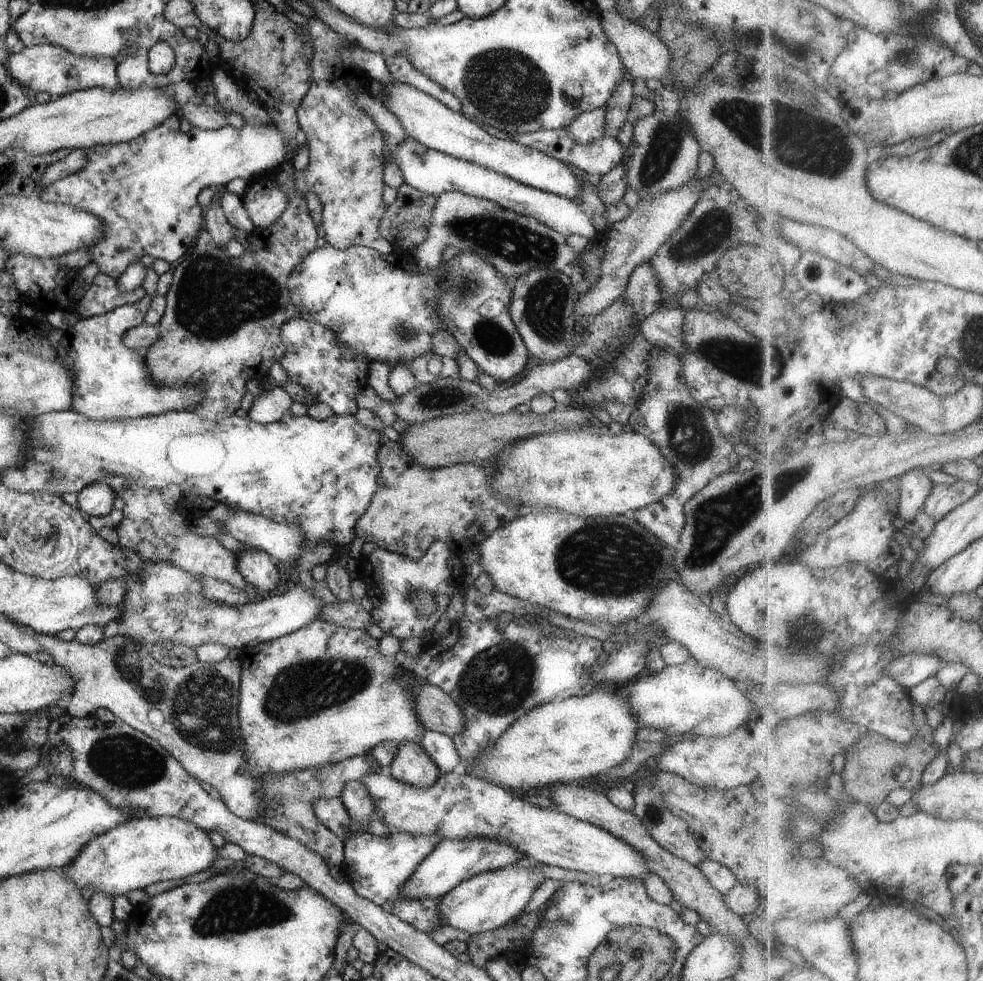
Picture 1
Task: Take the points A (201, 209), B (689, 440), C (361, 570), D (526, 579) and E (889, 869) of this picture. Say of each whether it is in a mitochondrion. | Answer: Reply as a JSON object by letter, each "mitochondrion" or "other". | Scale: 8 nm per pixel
{"A":"other","B":"mitochondrion","C":"other","D":"other","E":"other"}

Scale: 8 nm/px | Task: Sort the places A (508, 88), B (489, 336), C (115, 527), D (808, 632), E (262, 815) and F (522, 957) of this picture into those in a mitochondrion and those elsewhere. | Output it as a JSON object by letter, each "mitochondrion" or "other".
{"A":"mitochondrion","B":"mitochondrion","C":"other","D":"mitochondrion","E":"other","F":"other"}

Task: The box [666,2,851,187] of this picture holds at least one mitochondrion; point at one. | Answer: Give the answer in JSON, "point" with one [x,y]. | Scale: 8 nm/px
{"point":[800,47]}

